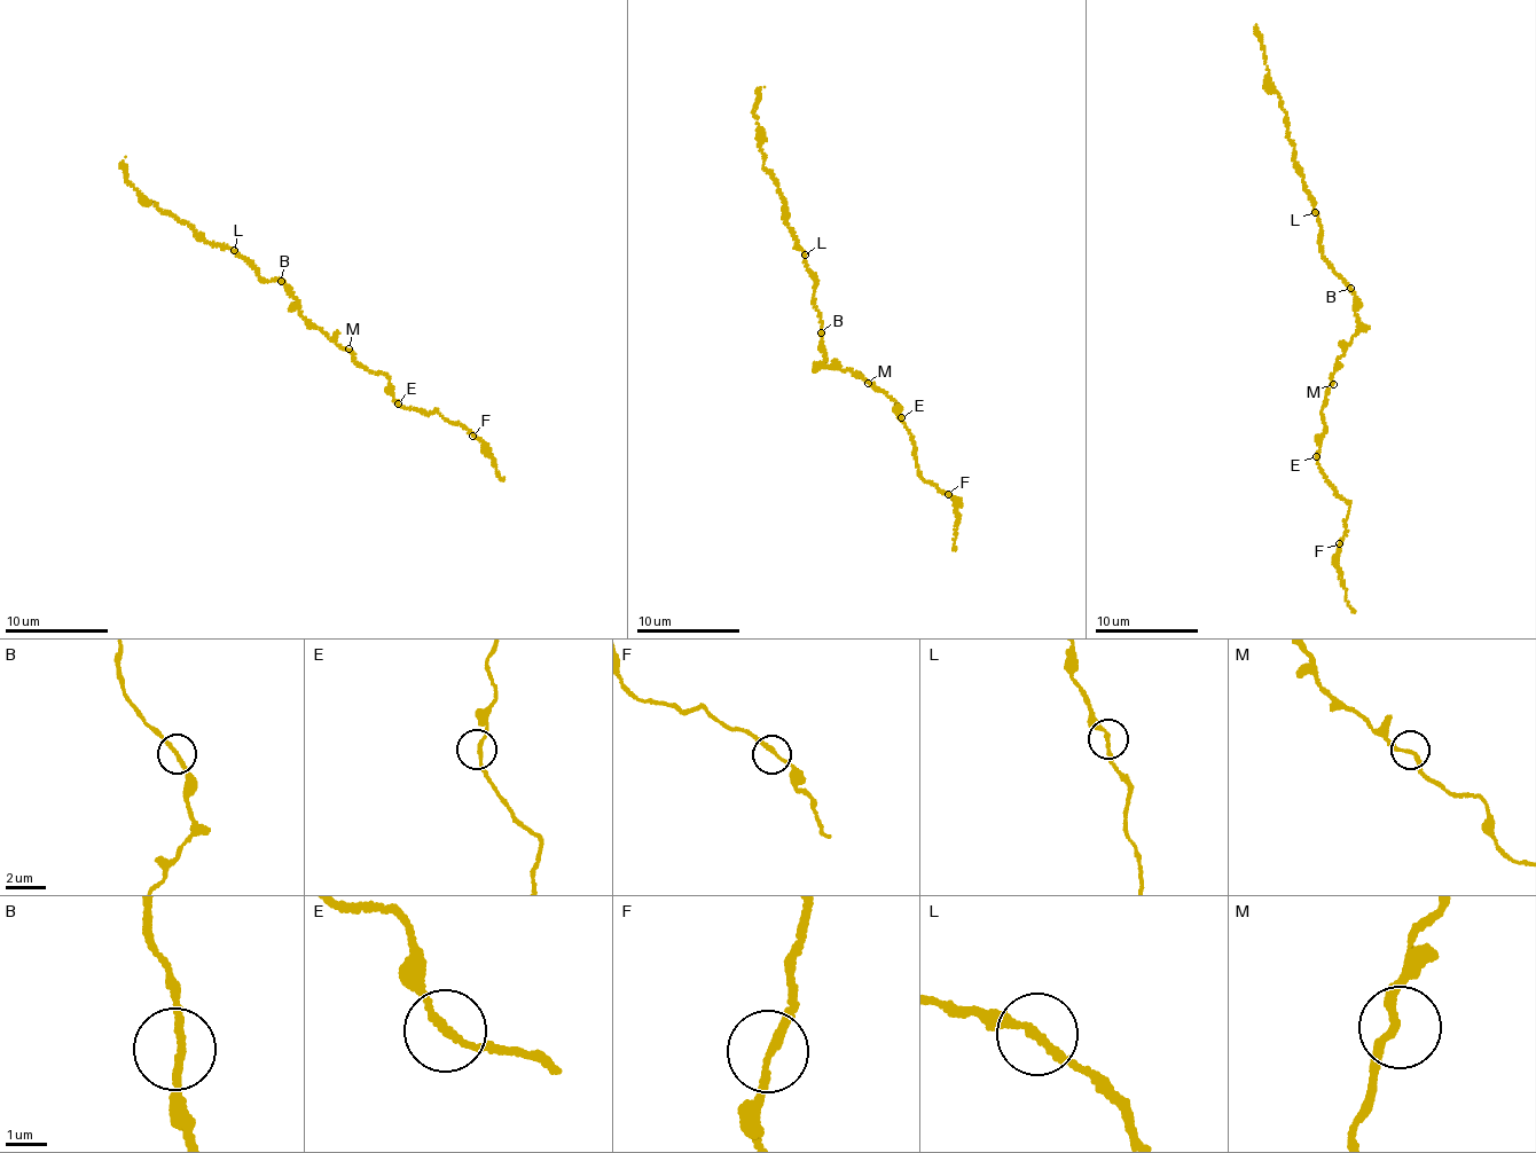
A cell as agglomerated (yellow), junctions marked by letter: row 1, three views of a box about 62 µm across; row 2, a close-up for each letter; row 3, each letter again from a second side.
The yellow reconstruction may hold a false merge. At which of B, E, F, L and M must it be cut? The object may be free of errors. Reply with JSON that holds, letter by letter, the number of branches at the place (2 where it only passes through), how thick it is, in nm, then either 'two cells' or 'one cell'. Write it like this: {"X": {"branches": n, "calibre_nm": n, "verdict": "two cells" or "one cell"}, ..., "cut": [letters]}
{"B": {"branches": 2, "calibre_nm": 180, "verdict": "one cell"}, "E": {"branches": 2, "calibre_nm": 170, "verdict": "one cell"}, "F": {"branches": 2, "calibre_nm": 170, "verdict": "one cell"}, "L": {"branches": 2, "calibre_nm": 180, "verdict": "one cell"}, "M": {"branches": 2, "calibre_nm": 190, "verdict": "one cell"}, "cut": []}

